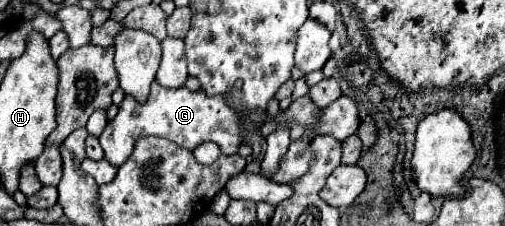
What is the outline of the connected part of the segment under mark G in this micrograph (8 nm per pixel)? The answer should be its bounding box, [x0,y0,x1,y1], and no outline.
[99,81,251,167]

